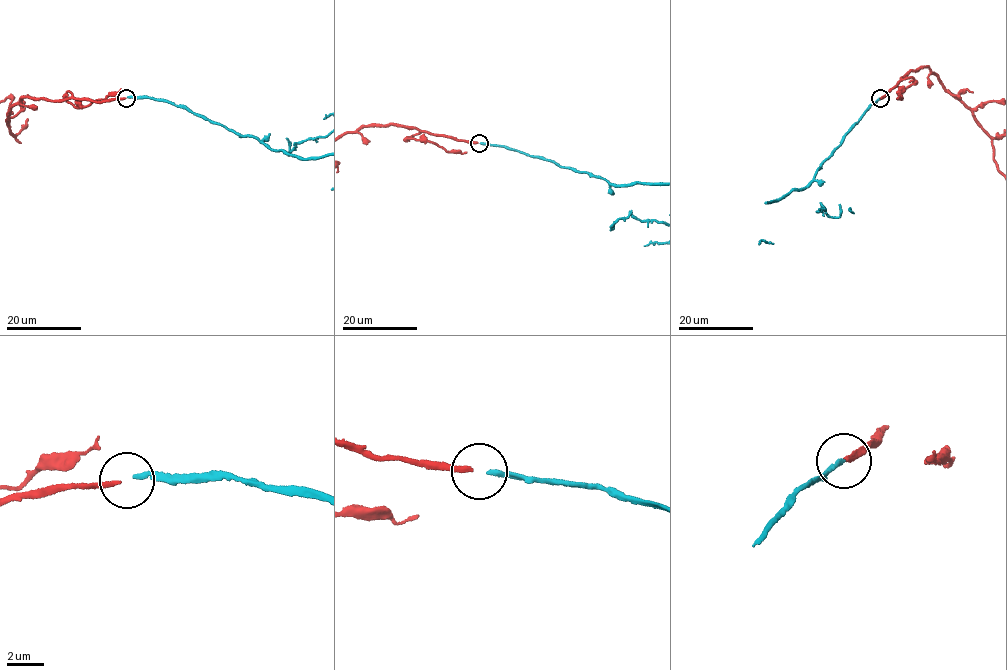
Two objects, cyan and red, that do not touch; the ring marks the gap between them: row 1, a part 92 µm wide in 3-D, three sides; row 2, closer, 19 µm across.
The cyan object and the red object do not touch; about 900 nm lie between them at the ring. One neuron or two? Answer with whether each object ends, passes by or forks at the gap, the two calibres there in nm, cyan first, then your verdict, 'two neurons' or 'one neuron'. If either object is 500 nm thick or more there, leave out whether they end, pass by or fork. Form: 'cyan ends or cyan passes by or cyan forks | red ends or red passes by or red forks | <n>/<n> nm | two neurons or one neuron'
cyan ends | red ends | 280/260 nm | one neuron

